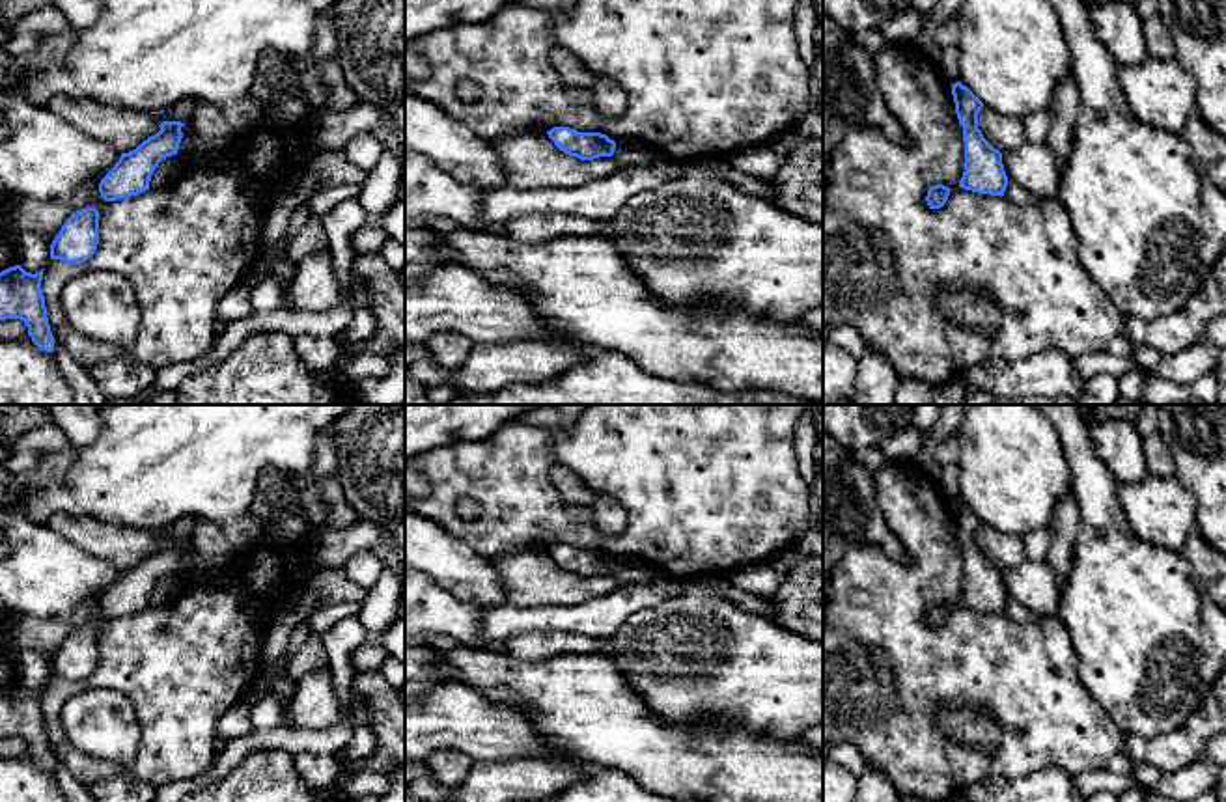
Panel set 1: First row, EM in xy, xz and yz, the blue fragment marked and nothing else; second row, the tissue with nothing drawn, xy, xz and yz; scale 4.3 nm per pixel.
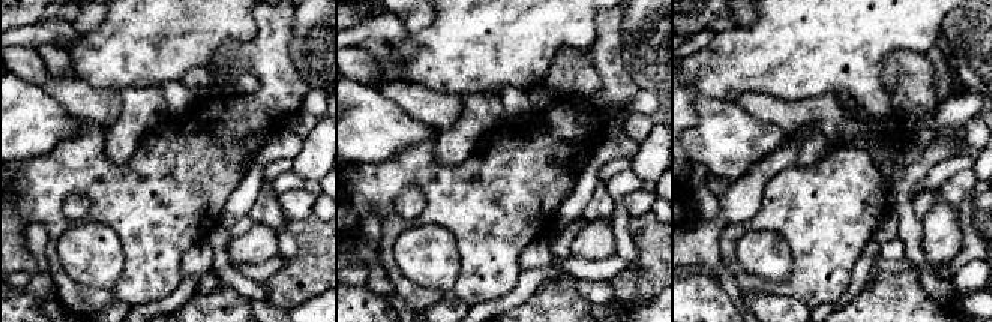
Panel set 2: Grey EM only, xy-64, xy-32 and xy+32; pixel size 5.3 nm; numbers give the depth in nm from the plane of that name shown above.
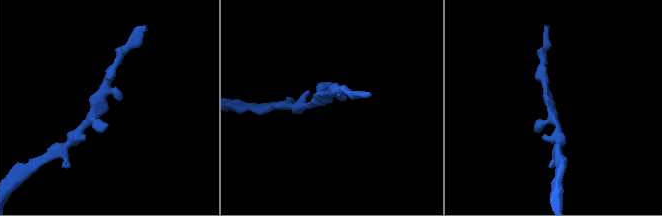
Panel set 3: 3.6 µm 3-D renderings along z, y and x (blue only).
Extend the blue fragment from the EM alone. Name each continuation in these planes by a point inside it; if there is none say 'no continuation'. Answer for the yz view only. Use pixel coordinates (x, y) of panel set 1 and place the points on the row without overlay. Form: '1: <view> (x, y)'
no continuation

